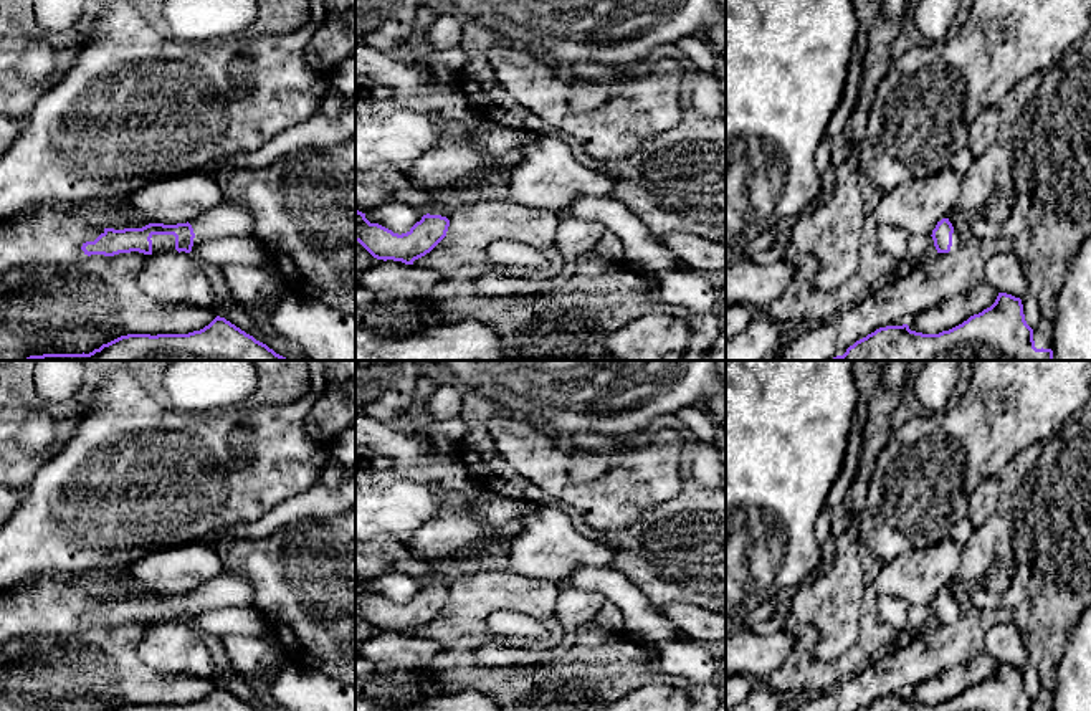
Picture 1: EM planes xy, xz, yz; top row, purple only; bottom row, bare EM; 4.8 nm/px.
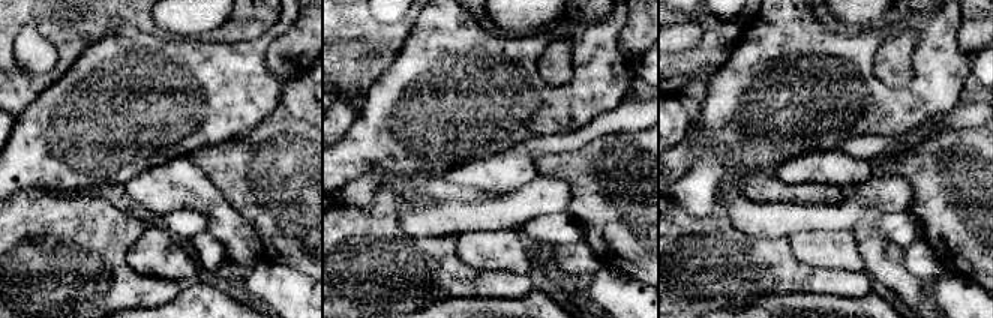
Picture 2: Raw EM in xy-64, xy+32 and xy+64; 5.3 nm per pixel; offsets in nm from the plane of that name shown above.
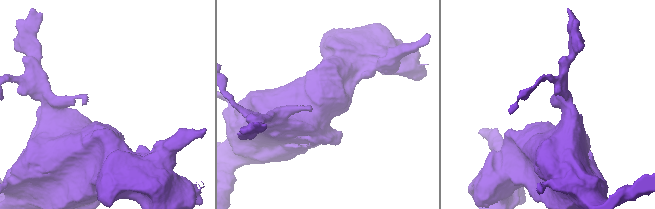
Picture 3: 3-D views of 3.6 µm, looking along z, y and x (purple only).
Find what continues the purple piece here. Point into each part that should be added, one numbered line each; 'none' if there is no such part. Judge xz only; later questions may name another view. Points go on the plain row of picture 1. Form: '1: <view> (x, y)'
none

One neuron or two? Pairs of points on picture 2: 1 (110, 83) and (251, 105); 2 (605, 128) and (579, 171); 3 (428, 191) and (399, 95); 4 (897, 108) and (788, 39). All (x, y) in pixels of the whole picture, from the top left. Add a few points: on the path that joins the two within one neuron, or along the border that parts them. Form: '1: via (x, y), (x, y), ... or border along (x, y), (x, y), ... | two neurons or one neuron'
1: via (144, 96), (216, 96) | one neuron
2: border along (633, 131), (605, 134), (567, 153) | two neurons
3: border along (435, 176), (443, 179) | two neurons
4: via (869, 81), (860, 69), (834, 69), (816, 51) | one neuron

